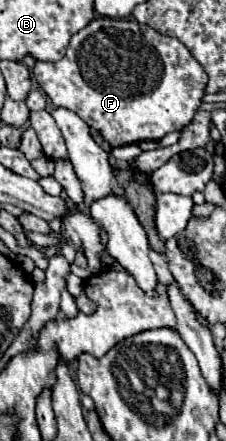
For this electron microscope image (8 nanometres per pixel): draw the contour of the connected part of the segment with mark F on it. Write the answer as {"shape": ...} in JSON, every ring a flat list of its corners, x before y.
{"shape":[[133,18,91,20,71,38,67,54,59,62,37,60,33,74,55,106,75,112,91,128,99,130,113,148,141,140,161,140,165,134,187,126,201,106,201,98,205,94,203,88,208,80,205,70,179,40,163,36,149,26,139,26]]}

